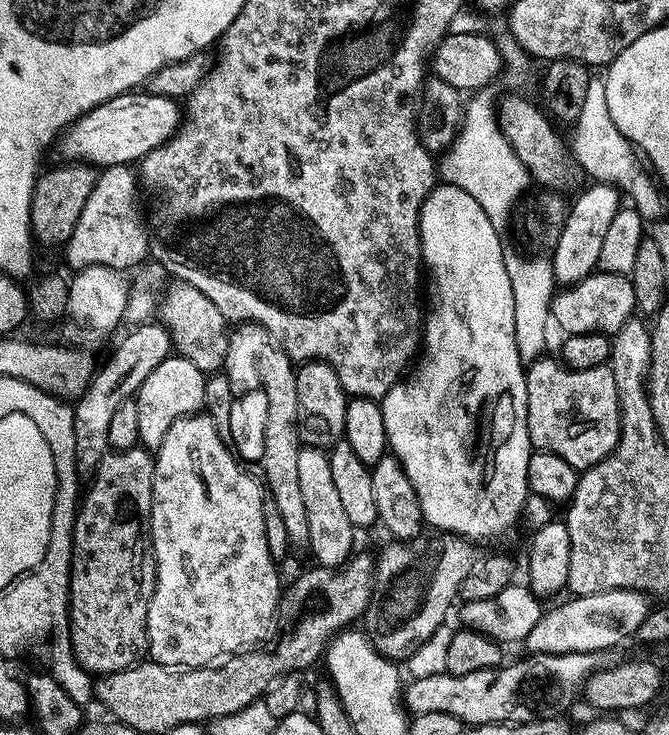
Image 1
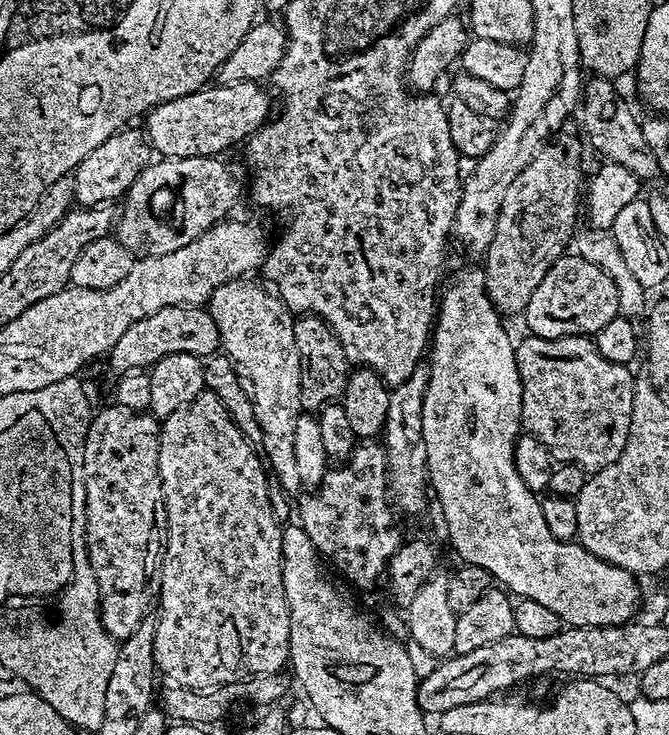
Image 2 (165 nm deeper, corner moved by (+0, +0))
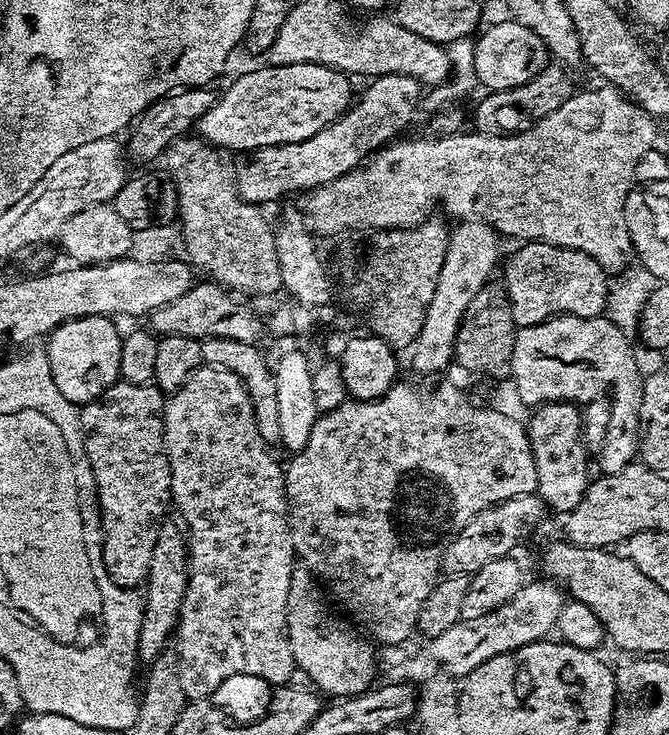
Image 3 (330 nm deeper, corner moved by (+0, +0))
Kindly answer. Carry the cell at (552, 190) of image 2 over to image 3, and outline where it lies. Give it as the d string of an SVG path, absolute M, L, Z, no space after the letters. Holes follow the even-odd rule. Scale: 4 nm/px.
M489 282L478 294L474 294L474 302L466 306L466 314L458 326L454 360L468 372L476 376L489 376L492 380L511 377L512 355L514 354L514 338L518 329L514 322L514 314L510 310L508 294L499 283Z

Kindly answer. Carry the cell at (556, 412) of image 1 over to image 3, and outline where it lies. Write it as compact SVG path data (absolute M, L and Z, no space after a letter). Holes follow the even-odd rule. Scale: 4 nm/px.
M604 314L599 316L591 316L590 318L582 318L581 316L553 316L547 320L542 321L541 324L534 326L526 326L519 329L514 338L514 354L512 355L512 374L510 377L511 383L516 383L516 392L520 395L520 400L524 404L532 404L531 406L541 406L544 404L562 404L565 402L575 402L577 405L583 406L590 403L594 399L603 397L610 393L610 400L614 405L615 415L619 416L625 422L635 421L640 411L640 391L644 389L644 376L640 368L636 365L636 360L632 357L632 348L630 345L630 338L622 332L614 324L614 322L607 319Z

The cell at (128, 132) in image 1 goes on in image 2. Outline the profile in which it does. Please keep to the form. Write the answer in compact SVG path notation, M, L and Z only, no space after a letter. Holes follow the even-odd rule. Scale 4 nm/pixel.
M247 80L234 85L217 83L216 88L212 87L205 86L197 92L167 100L147 113L142 128L149 144L161 157L219 157L224 154L220 152L226 151L227 148L232 148L235 144L243 145L248 137L268 123L273 108L264 86Z

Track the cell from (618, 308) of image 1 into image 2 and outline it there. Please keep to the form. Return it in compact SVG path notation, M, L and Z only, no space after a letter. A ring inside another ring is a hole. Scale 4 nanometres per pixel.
M566 254L546 270L546 278L538 285L538 290L530 294L530 302L522 314L528 323L527 331L542 338L562 338L563 336L595 337L606 322L613 320L620 311L618 290L614 282L594 262L586 262L581 256Z

